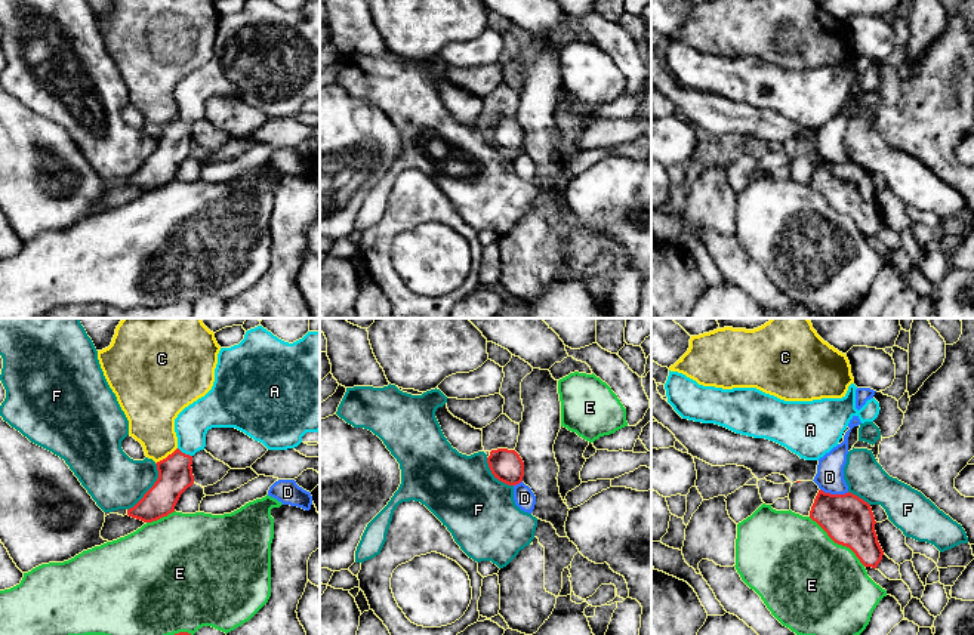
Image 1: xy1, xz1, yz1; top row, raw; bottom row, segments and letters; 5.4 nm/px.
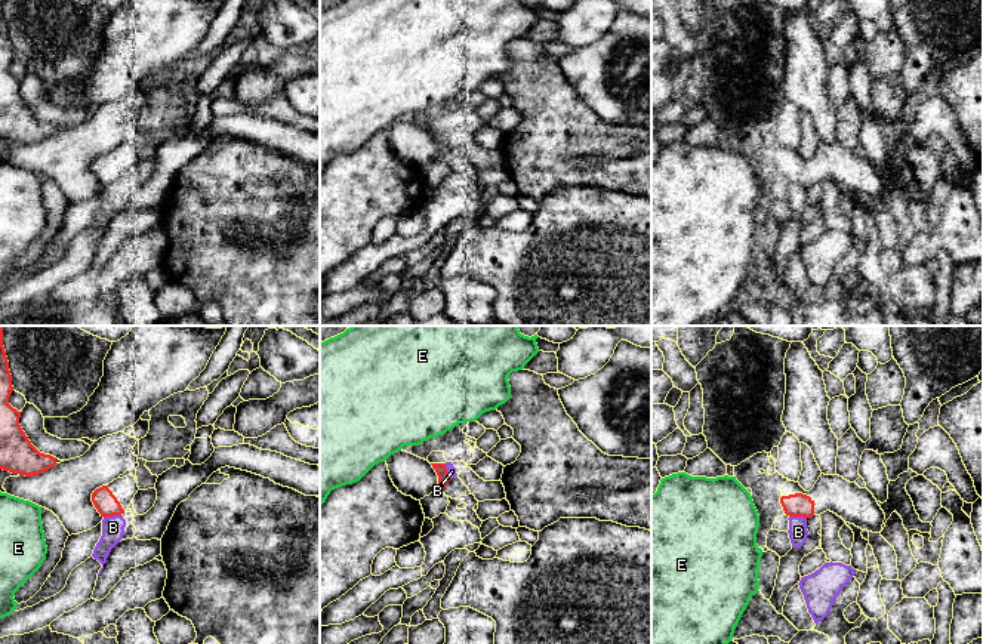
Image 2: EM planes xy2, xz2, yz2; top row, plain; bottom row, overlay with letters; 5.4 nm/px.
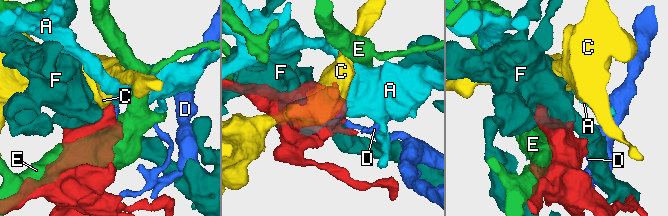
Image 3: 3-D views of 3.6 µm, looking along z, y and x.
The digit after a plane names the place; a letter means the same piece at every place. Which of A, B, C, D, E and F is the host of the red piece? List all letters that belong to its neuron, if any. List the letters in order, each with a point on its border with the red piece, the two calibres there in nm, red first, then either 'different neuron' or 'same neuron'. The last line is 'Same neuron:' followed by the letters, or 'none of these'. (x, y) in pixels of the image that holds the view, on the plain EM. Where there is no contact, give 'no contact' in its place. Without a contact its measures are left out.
A: xy1 (184, 122) | 190/190 nm | same neuron
B: xy2 (111, 184) | 120/130 nm | different neuron
C: xy1 (168, 125) | 190/260 nm | different neuron
D: yz1 (835, 163) | 280/150 nm | different neuron
E: yz1 (838, 212) | 280/500 nm | different neuron
F: xy1 (151, 156) | 190/300 nm | different neuron
Same neuron: A

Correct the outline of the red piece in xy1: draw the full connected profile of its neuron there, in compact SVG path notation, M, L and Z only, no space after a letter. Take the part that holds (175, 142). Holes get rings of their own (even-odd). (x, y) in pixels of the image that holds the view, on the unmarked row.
M246 0L244 7L231 16L221 16L212 58L175 87L178 117L157 130L158 147L127 184L144 191L152 191L175 181L181 163L194 152L192 124L204 118L206 102L212 96L235 96L268 118L295 117L306 101L320 99L320 0L308 0L302 7L289 12L271 0Z

